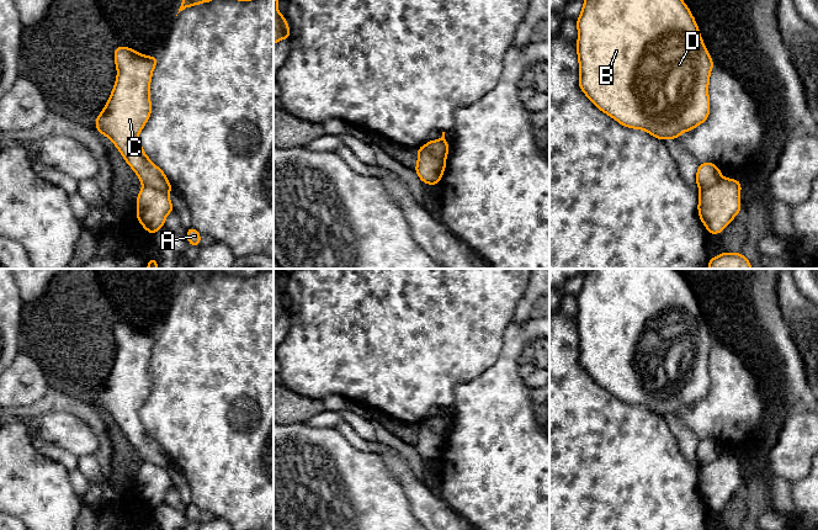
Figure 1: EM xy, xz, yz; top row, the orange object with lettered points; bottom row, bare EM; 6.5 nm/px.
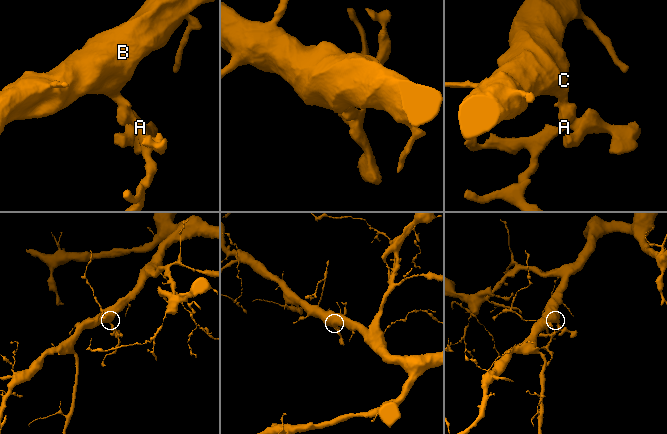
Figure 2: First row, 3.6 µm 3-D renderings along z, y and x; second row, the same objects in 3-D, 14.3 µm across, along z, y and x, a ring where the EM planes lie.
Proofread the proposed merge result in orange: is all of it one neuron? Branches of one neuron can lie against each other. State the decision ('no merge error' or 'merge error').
merge error

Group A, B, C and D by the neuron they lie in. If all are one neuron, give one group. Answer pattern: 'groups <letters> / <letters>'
groups A / B C D

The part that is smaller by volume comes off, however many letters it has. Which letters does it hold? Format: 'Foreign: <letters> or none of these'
Foreign: A

